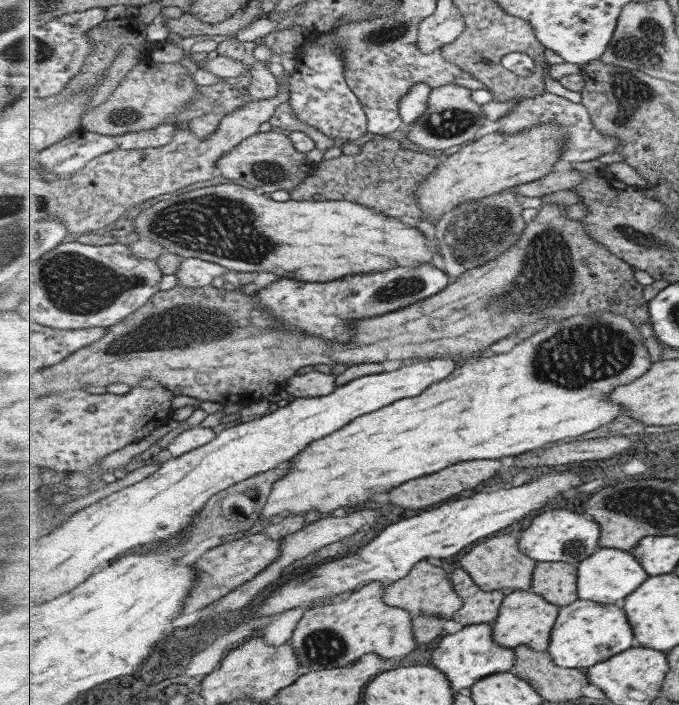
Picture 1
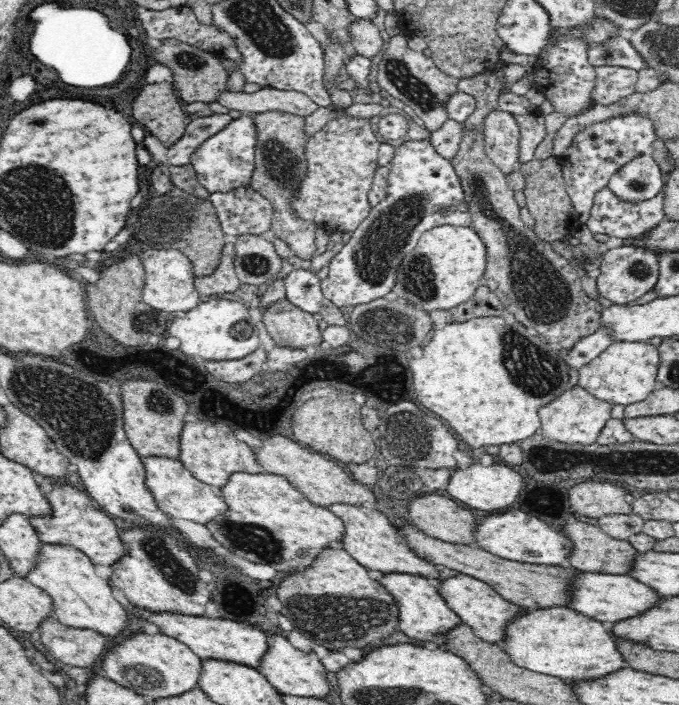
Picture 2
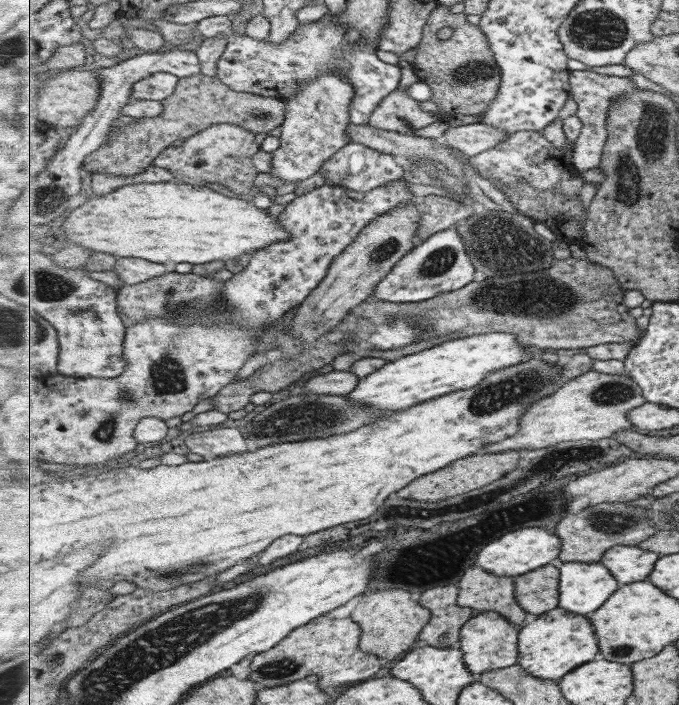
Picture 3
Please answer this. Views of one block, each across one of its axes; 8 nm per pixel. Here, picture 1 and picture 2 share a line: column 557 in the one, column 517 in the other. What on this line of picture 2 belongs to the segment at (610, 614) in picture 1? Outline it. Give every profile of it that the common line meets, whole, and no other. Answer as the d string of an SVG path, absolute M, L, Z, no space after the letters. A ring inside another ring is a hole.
M570 607L527 610L527 614L524 612L515 620L506 642L500 645L522 668L568 681L602 679L628 667L609 626Z

